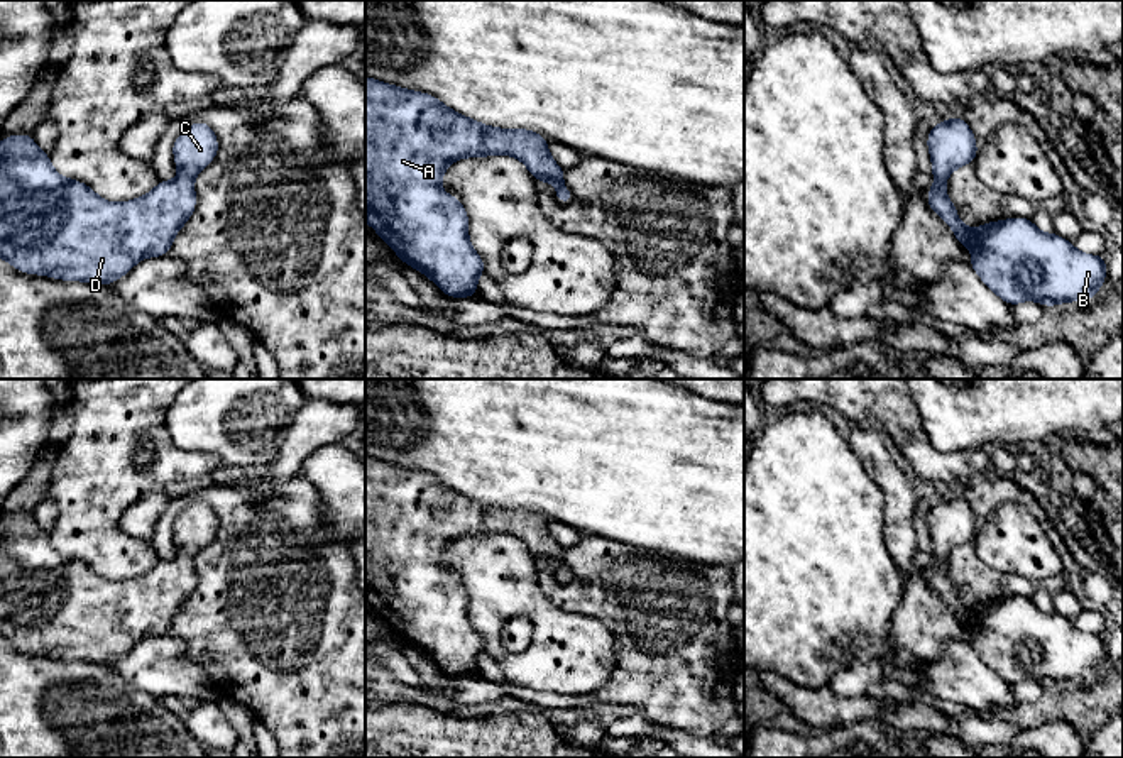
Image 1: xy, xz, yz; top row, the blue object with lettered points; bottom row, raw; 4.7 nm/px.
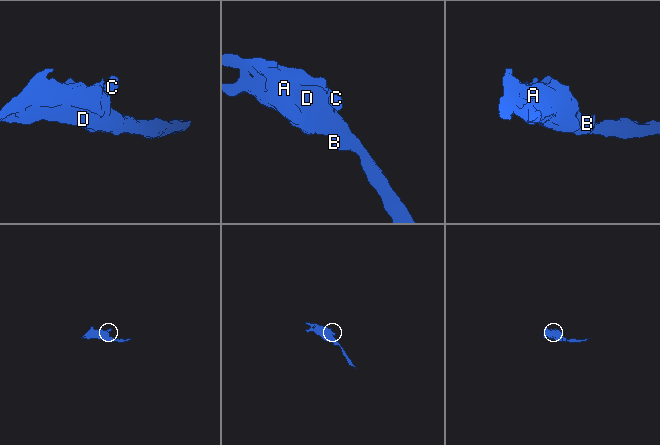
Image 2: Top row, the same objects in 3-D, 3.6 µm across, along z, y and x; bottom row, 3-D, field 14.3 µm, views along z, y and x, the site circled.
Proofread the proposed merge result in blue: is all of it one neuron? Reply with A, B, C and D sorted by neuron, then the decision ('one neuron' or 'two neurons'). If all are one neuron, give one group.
A B C D | one neuron

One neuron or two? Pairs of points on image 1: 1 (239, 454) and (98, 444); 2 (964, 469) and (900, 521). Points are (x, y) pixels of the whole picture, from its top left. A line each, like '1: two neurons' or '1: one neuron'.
1: two neurons
2: two neurons

